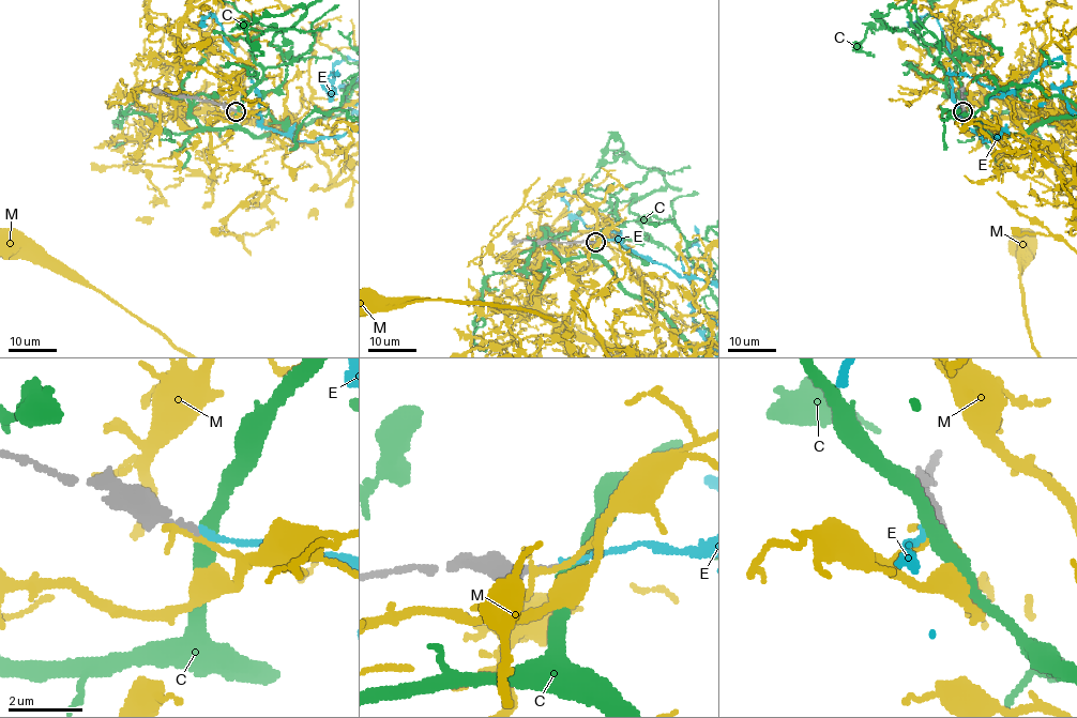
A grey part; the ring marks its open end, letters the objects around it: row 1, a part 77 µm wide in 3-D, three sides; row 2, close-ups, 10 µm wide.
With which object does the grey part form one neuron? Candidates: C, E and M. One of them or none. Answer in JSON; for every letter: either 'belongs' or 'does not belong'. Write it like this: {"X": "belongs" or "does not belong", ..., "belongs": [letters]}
{"C": "does not belong", "E": "belongs", "M": "does not belong", "belongs": ["E"]}

